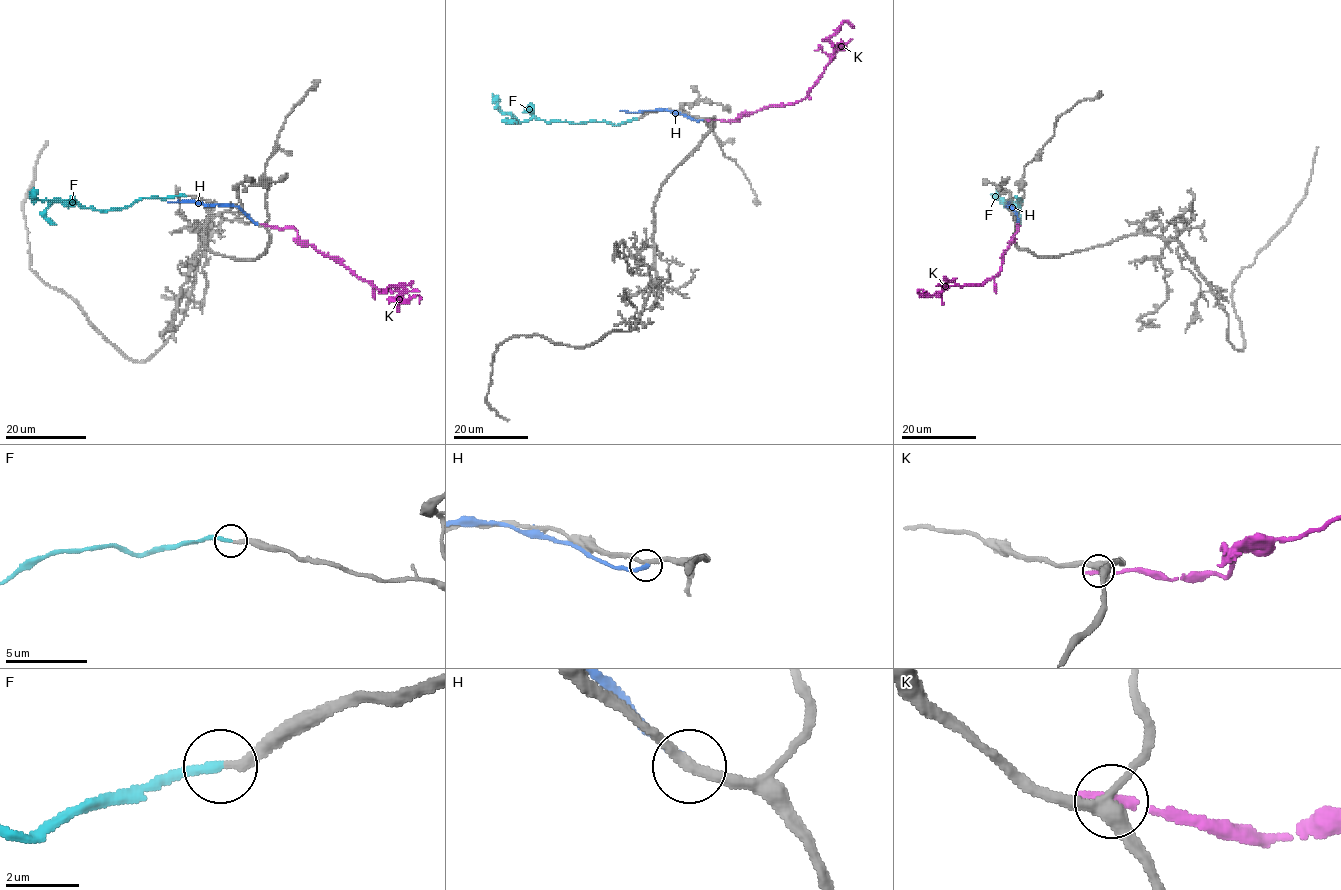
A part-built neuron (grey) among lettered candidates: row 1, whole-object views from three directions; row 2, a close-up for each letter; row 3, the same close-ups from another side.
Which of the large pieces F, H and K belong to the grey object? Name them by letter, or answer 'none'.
F

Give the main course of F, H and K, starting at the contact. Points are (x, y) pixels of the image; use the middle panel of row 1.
F: (636, 118), (616, 125), (533, 118), (518, 121), (501, 111), (493, 94)
H: (701, 119), (693, 120), (667, 110), (633, 113), (620, 110)
K: (709, 120), (735, 121), (771, 106), (793, 104), (804, 99), (835, 54), (830, 38), (843, 23), (852, 25)

